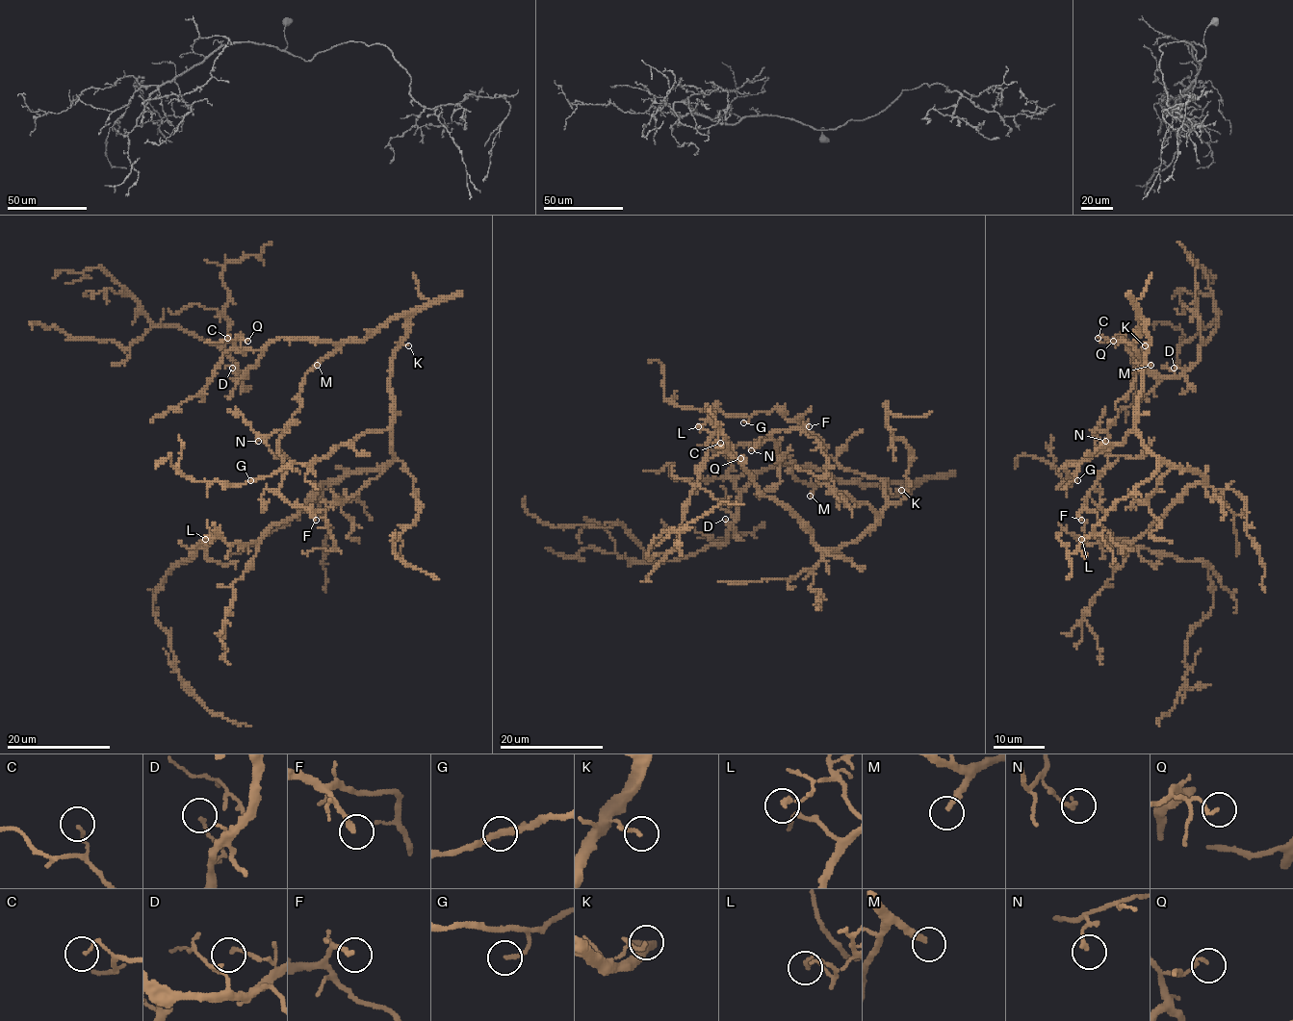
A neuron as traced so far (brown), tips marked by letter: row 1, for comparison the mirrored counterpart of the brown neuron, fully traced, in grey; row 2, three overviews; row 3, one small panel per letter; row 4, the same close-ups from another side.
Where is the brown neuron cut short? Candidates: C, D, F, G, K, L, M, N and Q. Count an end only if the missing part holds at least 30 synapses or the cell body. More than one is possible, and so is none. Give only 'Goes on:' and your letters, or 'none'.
Goes on: M

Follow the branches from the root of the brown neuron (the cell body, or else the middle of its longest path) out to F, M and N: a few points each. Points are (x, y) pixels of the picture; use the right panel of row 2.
F: (1143, 445), (1136, 397), (1150, 338), (1139, 315), (1141, 365), (1116, 403), (1107, 467), (1081, 520)
M: (1143, 445), (1136, 428), (1136, 397), (1143, 386), (1150, 338), (1139, 315), (1141, 334), (1134, 348), (1150, 365)
N: (1143, 445), (1136, 397), (1150, 338), (1139, 315), (1134, 383), (1116, 403), (1116, 419), (1093, 430), (1105, 441)

